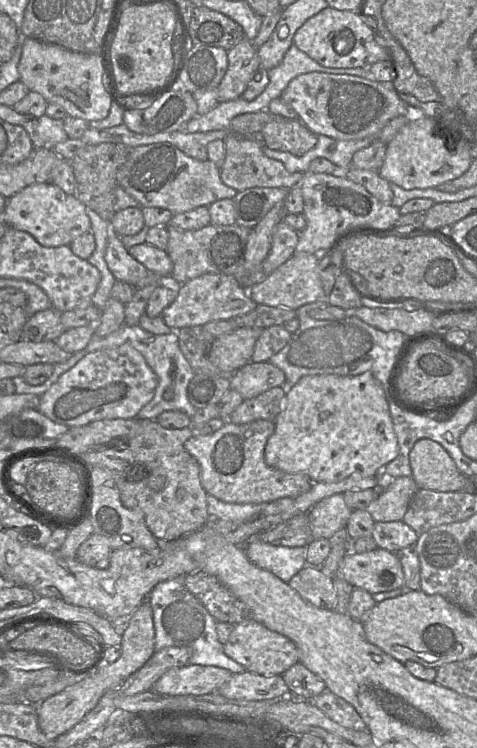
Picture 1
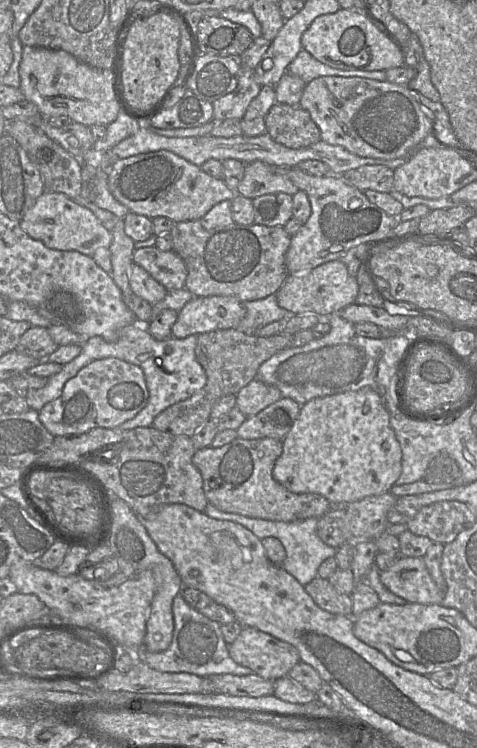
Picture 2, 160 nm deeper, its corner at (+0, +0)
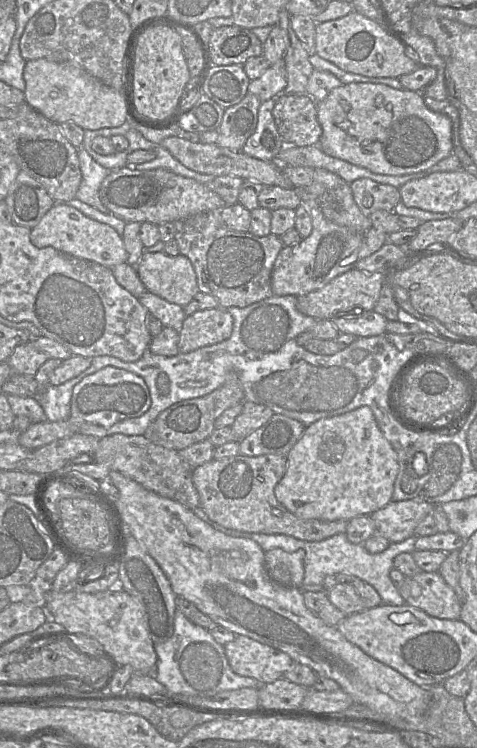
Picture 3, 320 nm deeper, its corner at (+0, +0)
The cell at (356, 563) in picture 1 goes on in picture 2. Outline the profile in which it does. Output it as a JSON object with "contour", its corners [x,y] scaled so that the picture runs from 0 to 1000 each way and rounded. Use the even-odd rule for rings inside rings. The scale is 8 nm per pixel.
{"contour":[[[832,746],[818,759],[797,763],[797,777],[855,806],[925,809],[933,797],[906,774],[887,746]]]}

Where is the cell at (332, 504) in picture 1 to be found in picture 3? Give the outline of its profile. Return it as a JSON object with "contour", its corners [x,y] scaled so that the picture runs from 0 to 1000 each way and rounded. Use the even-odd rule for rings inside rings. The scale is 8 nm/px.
{"contour":[[[883,667],[820,670],[780,686],[776,691],[786,699],[790,715],[809,719],[818,726],[834,726],[868,715],[876,701],[910,680],[912,675],[925,674],[906,674]]]}

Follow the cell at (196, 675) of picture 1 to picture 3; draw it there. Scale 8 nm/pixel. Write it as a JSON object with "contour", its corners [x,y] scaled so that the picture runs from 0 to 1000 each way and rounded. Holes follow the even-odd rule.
{"contour":[[[595,905],[539,921],[543,944],[604,951],[648,951],[631,945],[644,920],[604,910]]]}

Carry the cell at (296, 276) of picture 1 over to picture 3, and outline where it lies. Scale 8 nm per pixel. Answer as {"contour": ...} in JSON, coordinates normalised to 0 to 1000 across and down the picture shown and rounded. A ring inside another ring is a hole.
{"contour":[[[740,358],[692,376],[677,385],[623,397],[623,413],[637,421],[665,428],[696,426],[723,413],[757,412],[784,414],[807,376],[807,364],[763,364]]]}

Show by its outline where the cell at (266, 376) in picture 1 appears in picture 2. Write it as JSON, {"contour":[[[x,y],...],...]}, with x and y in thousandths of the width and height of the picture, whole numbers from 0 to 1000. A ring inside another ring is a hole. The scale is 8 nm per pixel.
{"contour":[[[535,505],[495,527],[495,543],[520,559],[589,532],[591,527],[581,517]]]}

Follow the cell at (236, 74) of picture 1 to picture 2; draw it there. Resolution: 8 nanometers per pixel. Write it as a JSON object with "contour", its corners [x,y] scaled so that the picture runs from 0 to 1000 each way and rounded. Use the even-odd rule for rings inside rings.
{"contour":[[[503,88],[497,116],[484,124],[451,134],[447,140],[447,159],[505,160],[524,136],[543,126],[547,114],[535,108],[535,94]]]}

